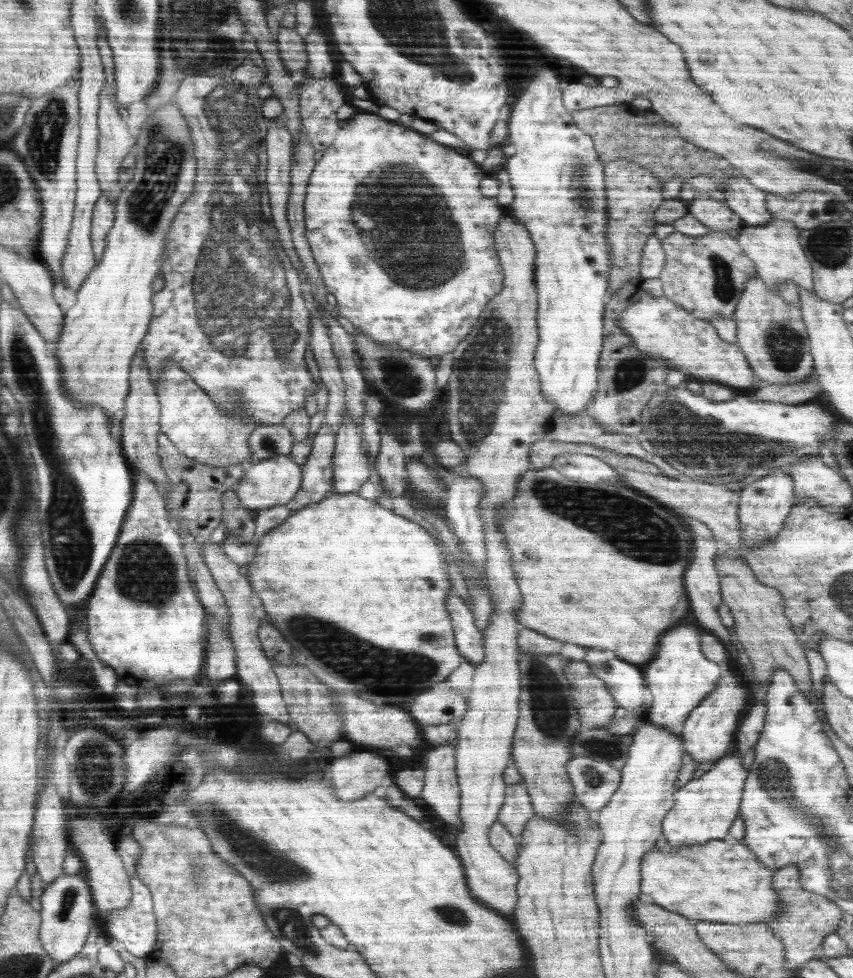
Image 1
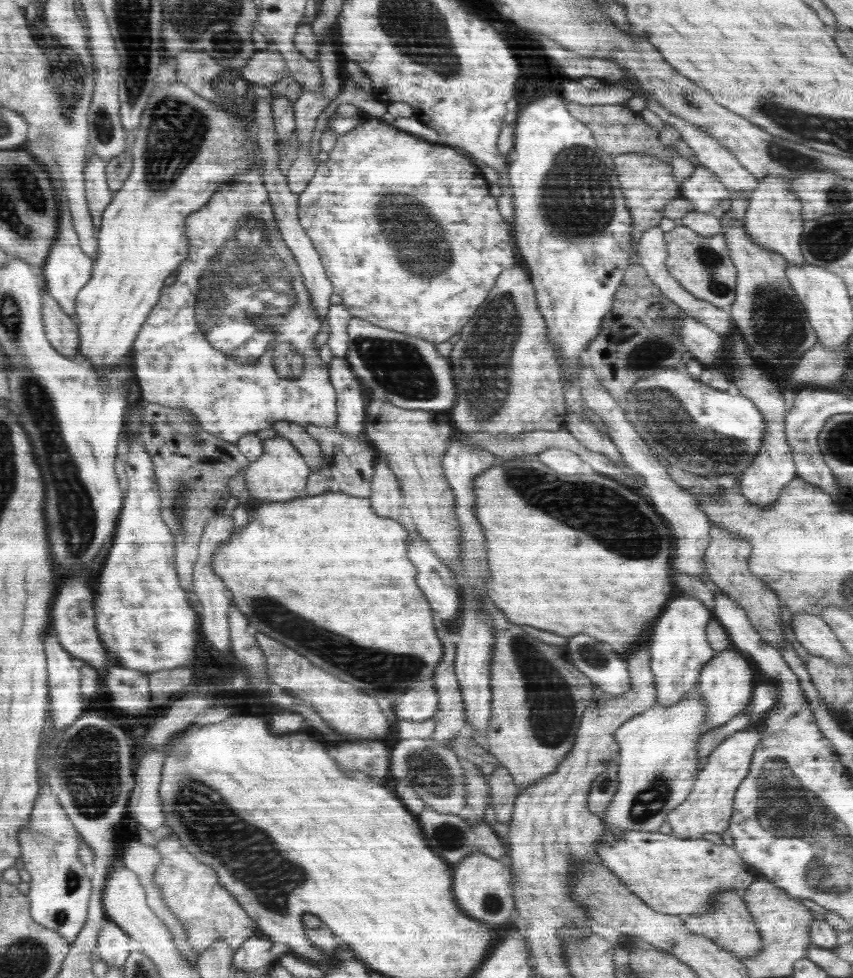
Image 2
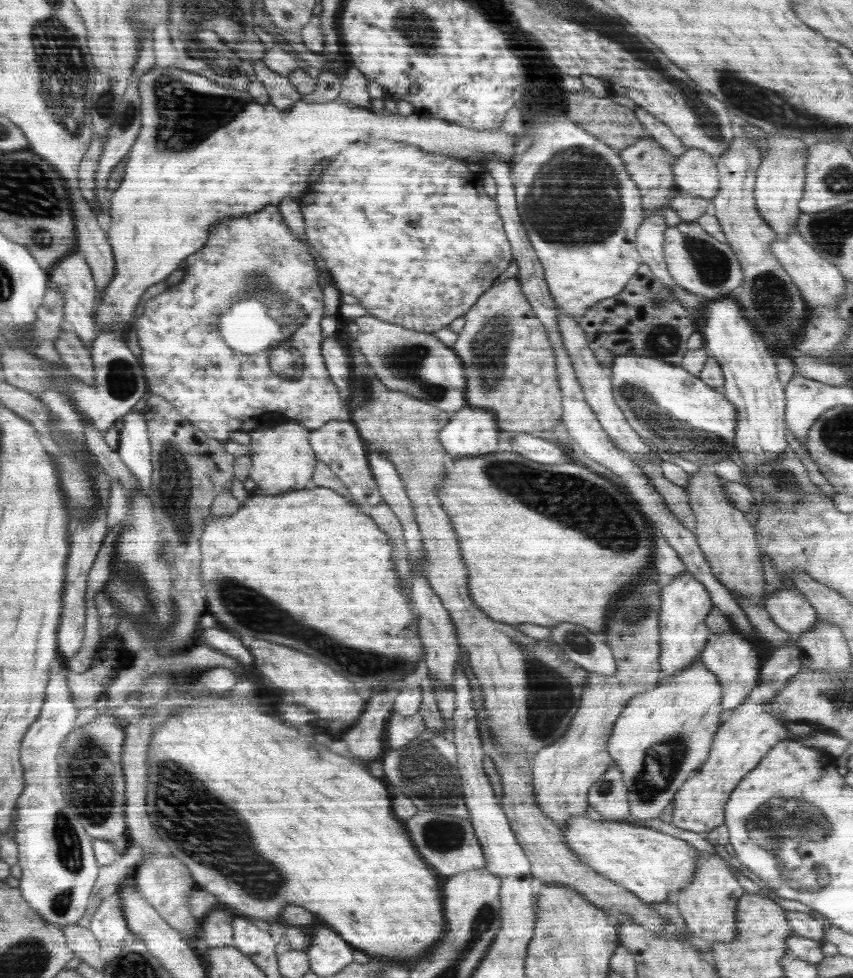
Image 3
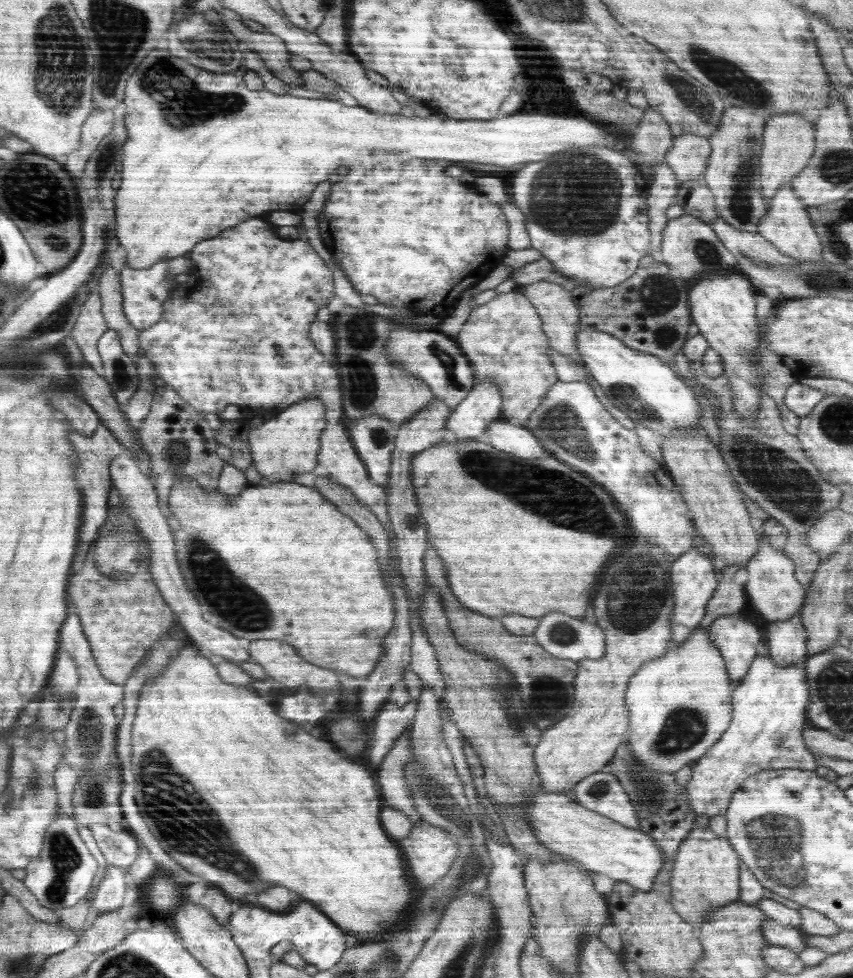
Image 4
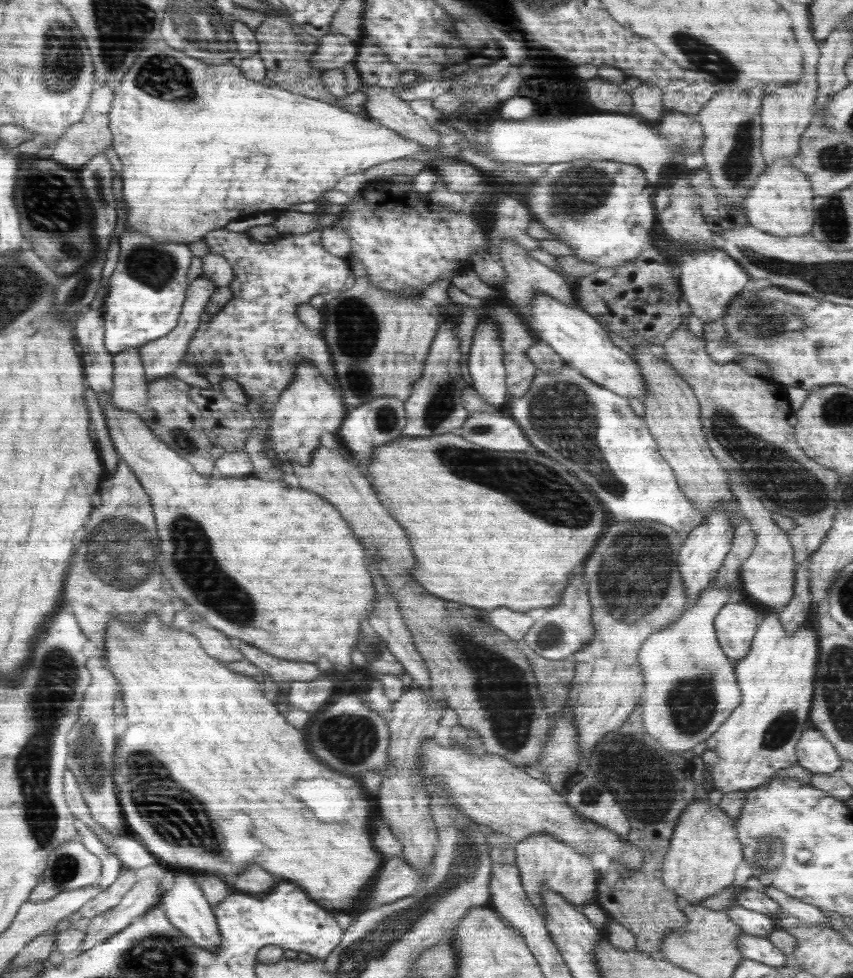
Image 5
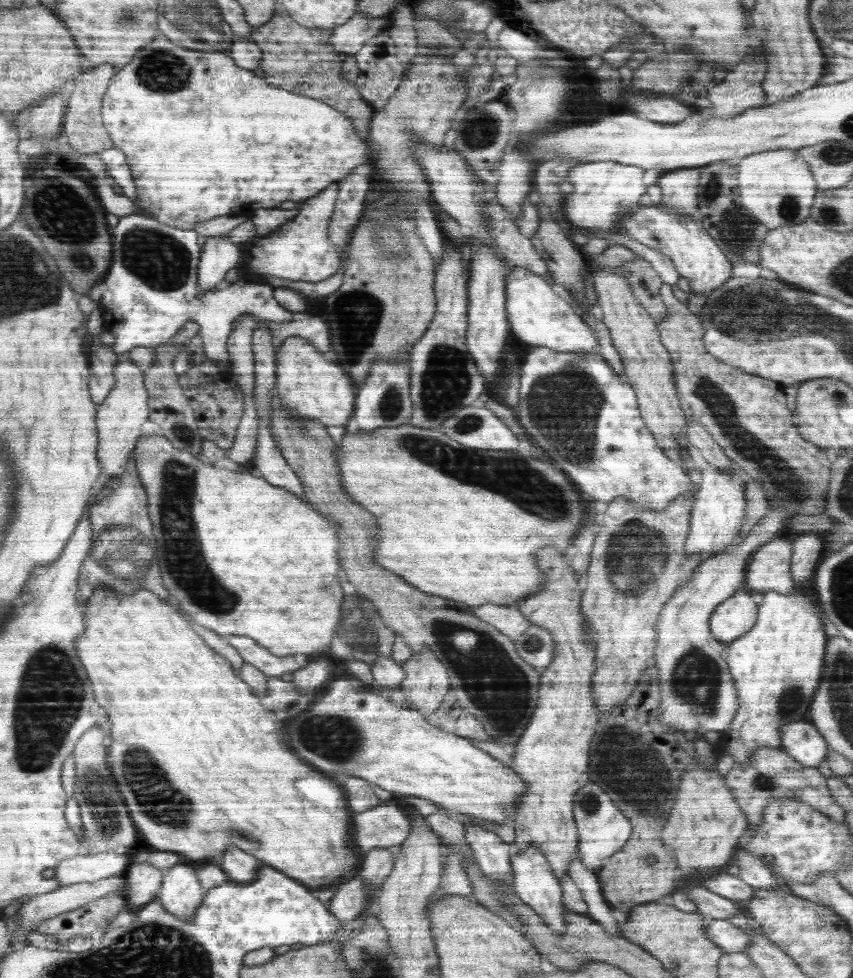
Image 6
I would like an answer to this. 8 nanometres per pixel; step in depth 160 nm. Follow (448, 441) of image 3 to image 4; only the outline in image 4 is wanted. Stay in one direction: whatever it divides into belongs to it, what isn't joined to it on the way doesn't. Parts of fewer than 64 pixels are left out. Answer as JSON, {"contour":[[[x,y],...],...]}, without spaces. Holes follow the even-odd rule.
{"contour":[[[476,381],[468,396],[462,400],[448,418],[450,439],[480,441],[489,426],[499,420],[502,412],[501,390],[492,381]]]}

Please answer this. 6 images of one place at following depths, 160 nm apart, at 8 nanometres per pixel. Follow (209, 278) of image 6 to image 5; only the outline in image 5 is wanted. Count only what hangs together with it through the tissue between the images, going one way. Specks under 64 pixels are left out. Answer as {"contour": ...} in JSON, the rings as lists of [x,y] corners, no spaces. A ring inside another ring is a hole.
{"contour":[[[198,275],[190,283],[189,297],[186,299],[185,306],[182,309],[182,316],[177,322],[176,328],[172,332],[166,334],[165,337],[147,342],[139,348],[139,355],[143,362],[143,369],[145,370],[145,380],[147,384],[150,381],[160,380],[162,377],[168,376],[175,371],[181,364],[181,361],[187,353],[188,345],[196,332],[196,329],[201,324],[201,314],[206,309],[206,305],[210,300],[210,296],[217,289],[217,286],[208,279]]]}

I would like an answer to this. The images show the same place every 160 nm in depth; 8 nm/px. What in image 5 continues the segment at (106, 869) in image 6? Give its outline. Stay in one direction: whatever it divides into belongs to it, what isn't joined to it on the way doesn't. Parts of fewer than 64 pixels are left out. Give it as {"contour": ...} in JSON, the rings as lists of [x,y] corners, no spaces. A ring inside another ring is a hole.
{"contour":[[[76,839],[65,842],[49,854],[48,868],[42,873],[44,882],[38,882],[30,893],[29,901],[49,901],[58,893],[98,884],[100,870],[104,868],[100,866],[100,861]]]}

